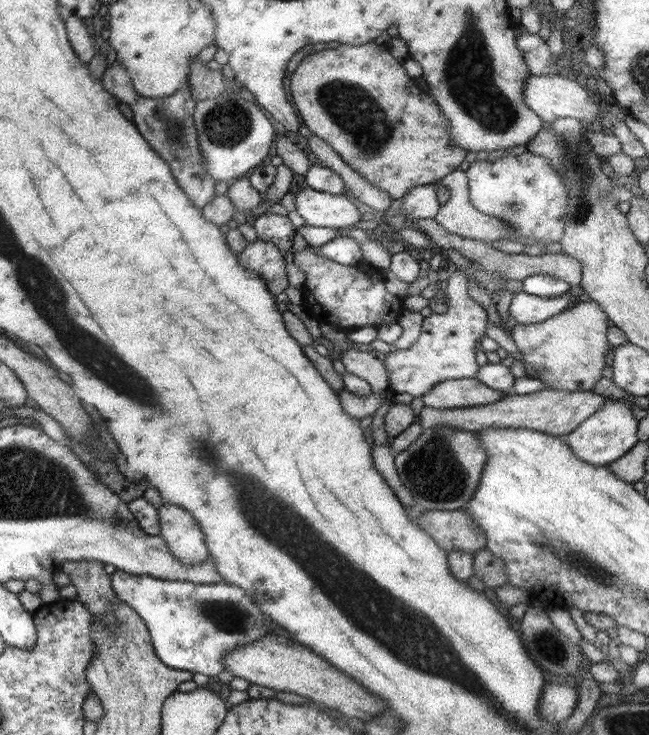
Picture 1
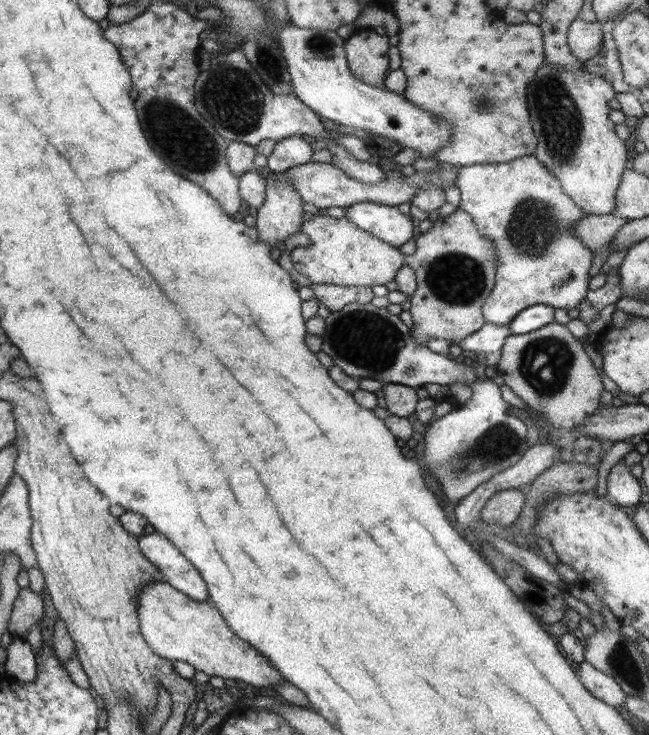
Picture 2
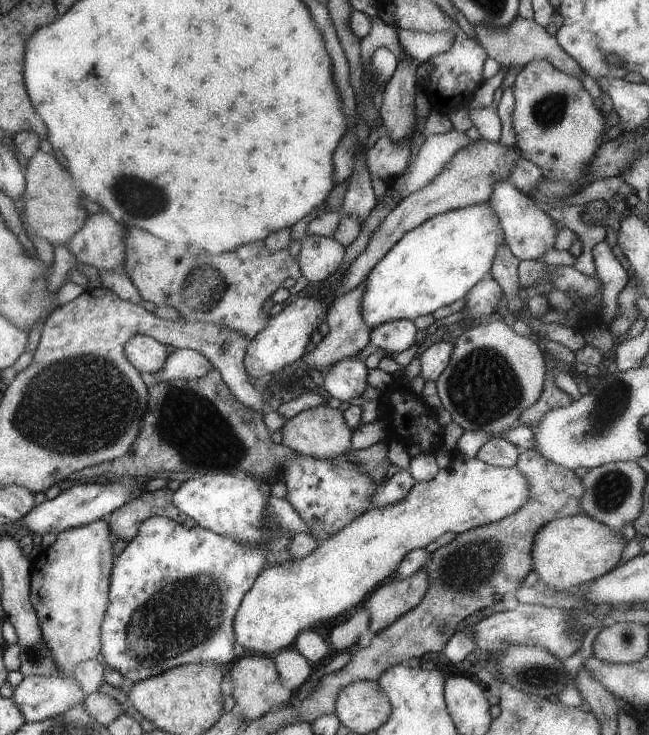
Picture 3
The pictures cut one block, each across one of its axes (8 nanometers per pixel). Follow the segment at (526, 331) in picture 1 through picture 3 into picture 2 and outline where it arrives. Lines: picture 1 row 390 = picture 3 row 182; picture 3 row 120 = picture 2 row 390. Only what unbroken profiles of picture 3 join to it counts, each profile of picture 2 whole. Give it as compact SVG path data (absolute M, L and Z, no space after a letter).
M555 321L527 334L510 334L505 339L493 373L500 375L504 384L527 407L542 414L550 424L547 440L558 450L559 462L595 466L603 455L601 442L576 432L576 426L601 406L599 394L603 392L602 375L597 373L581 344L582 341L573 337L565 325Z

